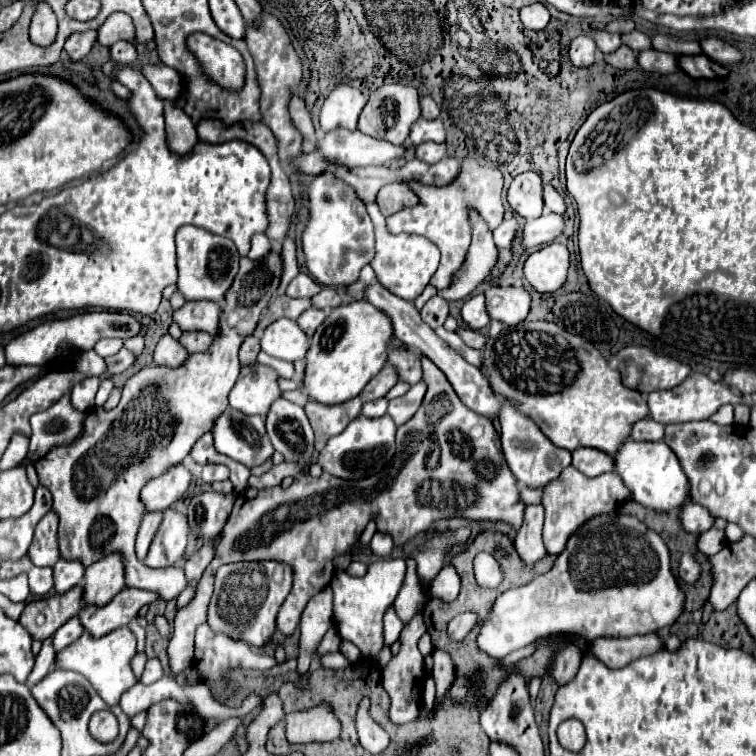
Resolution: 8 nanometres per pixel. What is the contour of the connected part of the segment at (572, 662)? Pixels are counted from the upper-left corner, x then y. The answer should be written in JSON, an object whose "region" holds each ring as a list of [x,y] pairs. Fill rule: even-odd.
{"region":[[[573,644],[565,646],[561,650],[561,654],[555,658],[553,662],[553,668],[551,668],[551,676],[555,678],[555,682],[559,686],[565,686],[569,684],[575,676],[577,676],[577,670],[579,670],[579,664],[581,664],[581,650],[575,648]]]}

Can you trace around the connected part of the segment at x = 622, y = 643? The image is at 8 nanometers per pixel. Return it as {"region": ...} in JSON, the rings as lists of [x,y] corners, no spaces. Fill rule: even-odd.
{"region":[[[659,634],[649,636],[631,636],[629,640],[617,640],[617,638],[605,638],[591,642],[591,652],[603,660],[609,668],[621,668],[637,658],[651,656],[655,652],[665,650],[663,640]]]}

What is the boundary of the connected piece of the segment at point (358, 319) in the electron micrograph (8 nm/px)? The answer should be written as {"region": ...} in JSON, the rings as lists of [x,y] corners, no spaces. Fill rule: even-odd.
{"region":[[[367,300],[337,306],[329,318],[317,328],[305,356],[305,376],[301,388],[319,404],[335,406],[355,398],[365,384],[383,368],[387,360],[387,344],[393,334],[389,318],[373,308]]]}

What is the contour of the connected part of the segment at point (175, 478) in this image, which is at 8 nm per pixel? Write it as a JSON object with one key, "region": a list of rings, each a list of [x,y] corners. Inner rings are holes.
{"region":[[[183,464],[171,466],[165,474],[149,480],[141,490],[145,510],[165,510],[175,504],[191,486],[191,472]]]}

